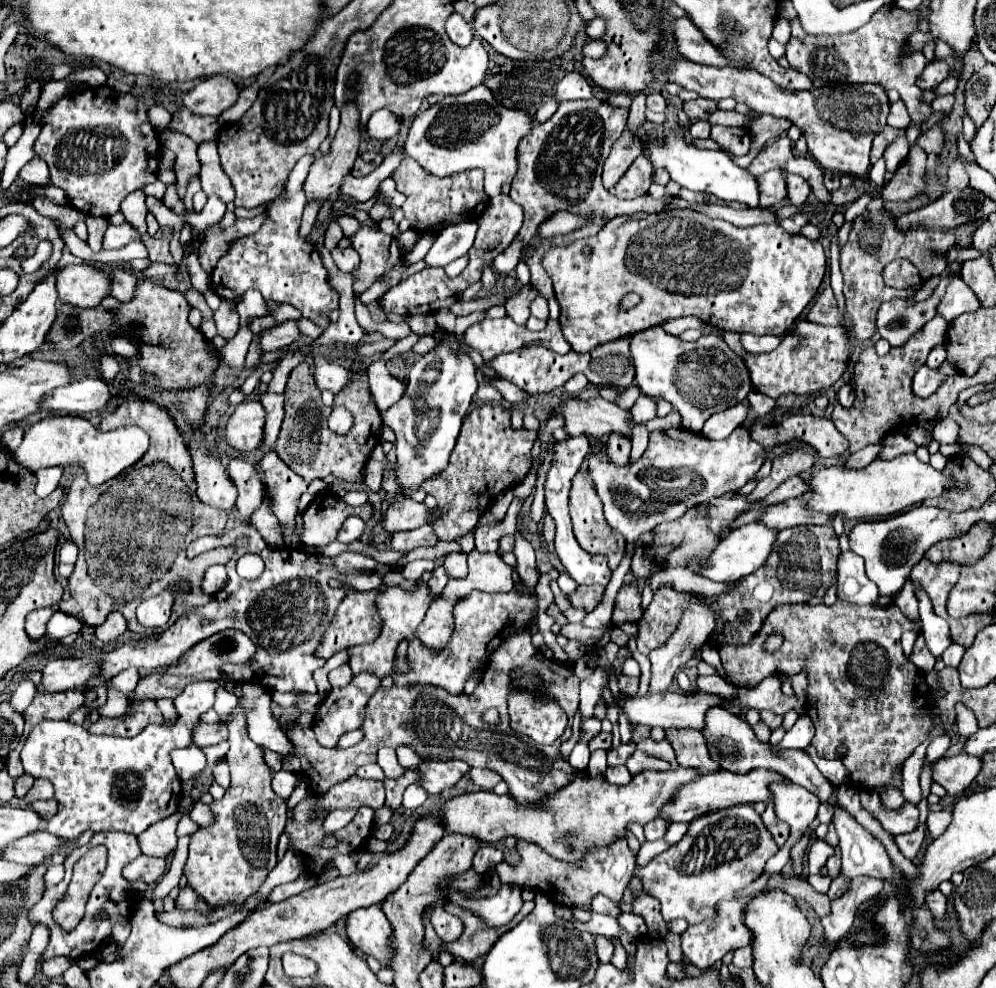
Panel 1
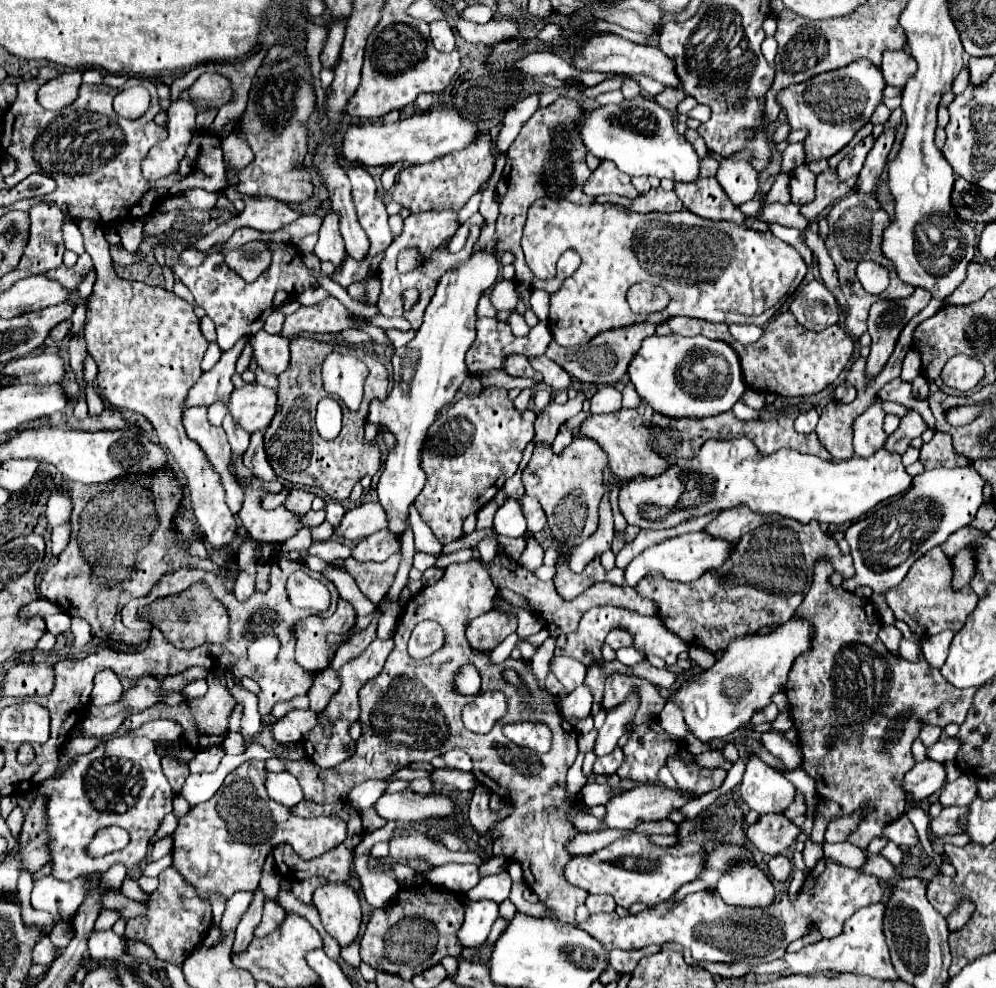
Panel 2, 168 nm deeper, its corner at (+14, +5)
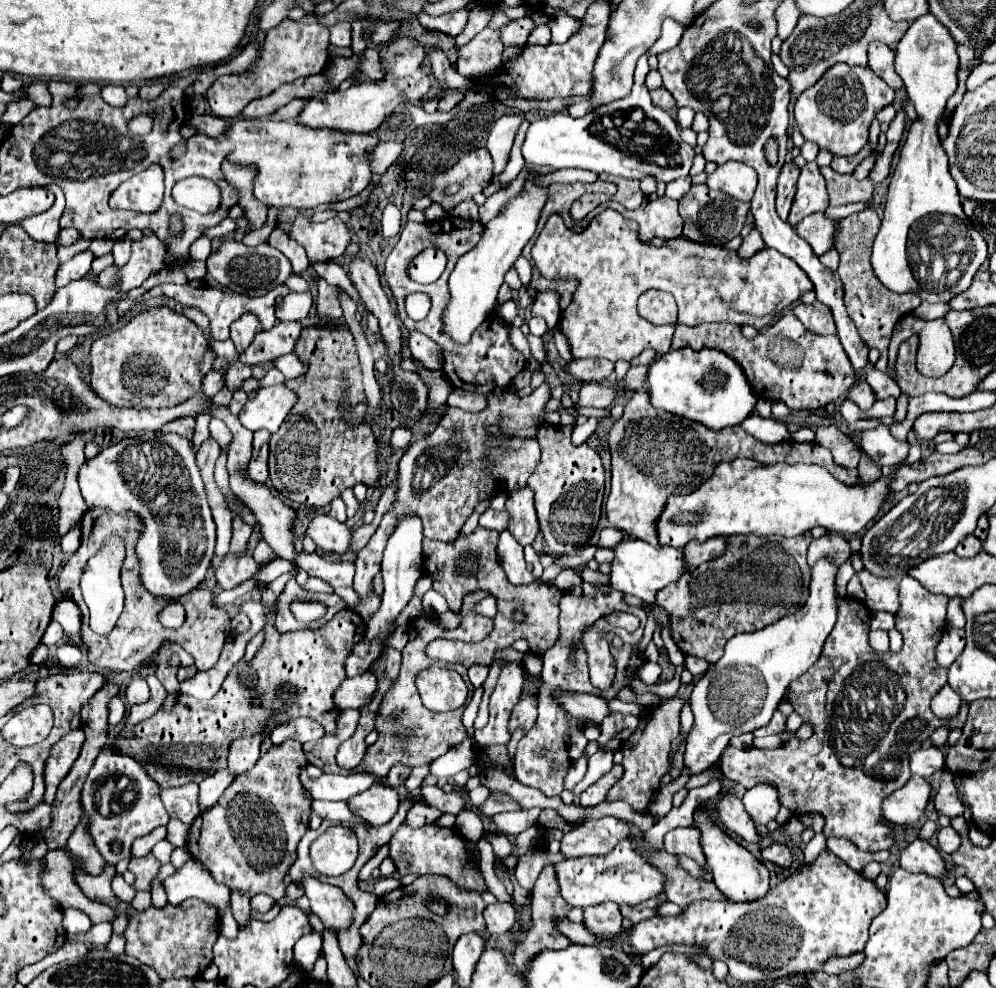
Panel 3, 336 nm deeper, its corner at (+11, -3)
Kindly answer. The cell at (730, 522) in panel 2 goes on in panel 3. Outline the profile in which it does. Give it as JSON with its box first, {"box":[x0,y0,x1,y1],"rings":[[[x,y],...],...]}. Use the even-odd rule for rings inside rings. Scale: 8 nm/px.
{"box":[683,536,727,568],"rings":[[[715,536],[713,540],[705,540],[705,542],[691,540],[683,548],[683,552],[685,552],[685,558],[689,560],[689,568],[697,568],[707,560],[719,558],[725,552],[725,548],[727,548],[727,536]]]}

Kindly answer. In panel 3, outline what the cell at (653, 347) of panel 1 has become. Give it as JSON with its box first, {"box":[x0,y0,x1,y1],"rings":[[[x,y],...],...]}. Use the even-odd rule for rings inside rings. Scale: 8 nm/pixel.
{"box":[647,348,757,430],"rings":[[[681,348],[661,354],[649,366],[647,384],[653,408],[661,408],[675,416],[701,422],[713,430],[741,424],[741,420],[745,420],[745,416],[753,412],[757,402],[757,396],[747,382],[741,366],[727,354],[711,348]]]}

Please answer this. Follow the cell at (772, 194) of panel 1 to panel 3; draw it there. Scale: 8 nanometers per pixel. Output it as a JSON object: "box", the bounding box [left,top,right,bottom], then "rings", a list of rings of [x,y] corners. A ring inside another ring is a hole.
{"box":[707,162,757,202],"rings":[[[725,162],[707,178],[707,186],[713,190],[723,190],[739,202],[751,202],[757,186],[757,174],[753,168],[741,162]]]}

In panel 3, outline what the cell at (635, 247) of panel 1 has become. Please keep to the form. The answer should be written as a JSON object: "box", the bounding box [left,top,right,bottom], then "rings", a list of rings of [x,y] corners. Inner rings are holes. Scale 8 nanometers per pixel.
{"box":[531,208,813,362],"rings":[[[607,208],[599,216],[595,216],[583,232],[571,230],[569,226],[565,226],[559,214],[551,214],[531,248],[531,256],[543,278],[577,280],[573,300],[563,310],[559,320],[559,330],[567,338],[573,358],[607,358],[611,362],[629,362],[635,356],[639,356],[645,348],[655,348],[659,354],[669,352],[675,324],[653,326],[637,314],[637,298],[649,288],[673,292],[679,306],[679,324],[699,326],[709,322],[729,322],[737,326],[749,324],[757,330],[763,330],[769,322],[777,318],[781,308],[797,302],[805,292],[813,288],[807,274],[797,264],[793,264],[791,258],[783,256],[781,252],[775,252],[773,248],[763,248],[751,258],[741,258],[737,250],[729,250],[725,246],[715,244],[699,244],[687,240],[685,236],[677,236],[671,240],[653,238],[649,242],[641,242],[639,226],[613,208]]]}

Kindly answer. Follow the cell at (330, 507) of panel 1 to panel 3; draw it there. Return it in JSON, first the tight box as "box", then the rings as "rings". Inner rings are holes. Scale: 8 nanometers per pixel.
{"box":[215,408,253,474],"rings":[[[217,408],[215,416],[221,418],[233,434],[233,442],[231,442],[231,448],[229,448],[229,454],[227,454],[227,472],[229,474],[235,474],[235,472],[243,474],[243,470],[247,470],[247,464],[249,464],[251,452],[253,452],[253,444],[251,444],[253,432],[247,430],[239,422],[239,418],[225,408]]]}

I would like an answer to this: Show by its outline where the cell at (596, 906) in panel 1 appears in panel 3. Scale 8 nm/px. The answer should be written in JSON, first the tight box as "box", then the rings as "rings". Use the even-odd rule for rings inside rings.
{"box":[583,902,621,936],"rings":[[[605,902],[605,904],[597,904],[597,906],[589,906],[583,910],[585,916],[585,926],[599,936],[617,936],[617,932],[621,930],[621,912],[619,906],[613,902]]]}

